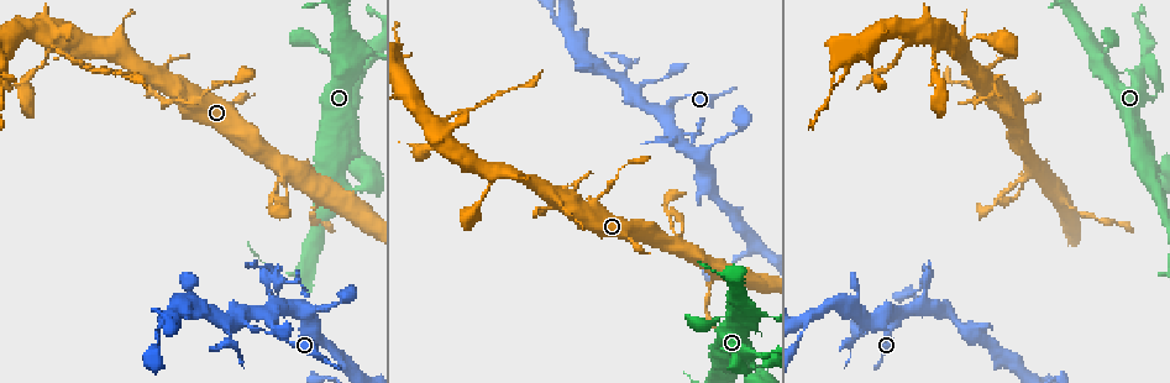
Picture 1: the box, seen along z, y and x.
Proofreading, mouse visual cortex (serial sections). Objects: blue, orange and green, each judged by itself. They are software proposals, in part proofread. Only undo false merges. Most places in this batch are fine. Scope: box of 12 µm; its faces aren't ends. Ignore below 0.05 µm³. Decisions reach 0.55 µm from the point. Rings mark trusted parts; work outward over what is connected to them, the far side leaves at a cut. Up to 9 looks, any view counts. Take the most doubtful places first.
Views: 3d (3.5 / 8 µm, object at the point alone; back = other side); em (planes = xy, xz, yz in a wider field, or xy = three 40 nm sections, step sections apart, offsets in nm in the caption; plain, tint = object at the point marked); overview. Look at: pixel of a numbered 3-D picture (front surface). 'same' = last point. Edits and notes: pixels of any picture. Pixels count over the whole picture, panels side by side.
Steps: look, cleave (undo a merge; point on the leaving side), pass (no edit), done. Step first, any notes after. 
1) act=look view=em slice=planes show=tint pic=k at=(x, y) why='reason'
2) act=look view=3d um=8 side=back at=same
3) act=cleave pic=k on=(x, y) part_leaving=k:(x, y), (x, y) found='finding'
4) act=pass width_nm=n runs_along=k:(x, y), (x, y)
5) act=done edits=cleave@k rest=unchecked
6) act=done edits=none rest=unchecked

act=look view=3d um=8 pic=1 at=(927, 283) why='abrupt turn'

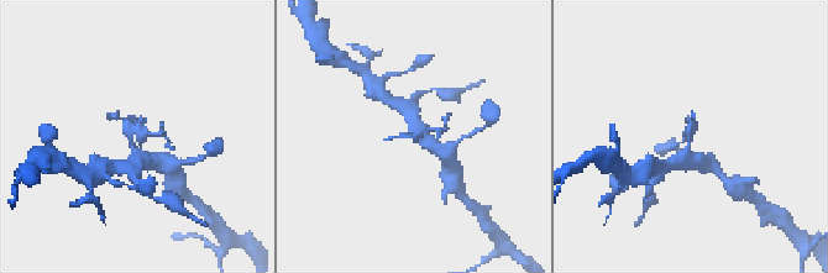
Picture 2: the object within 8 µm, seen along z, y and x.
act=look view=3d um=3.5 pic=2 at=(690, 134)

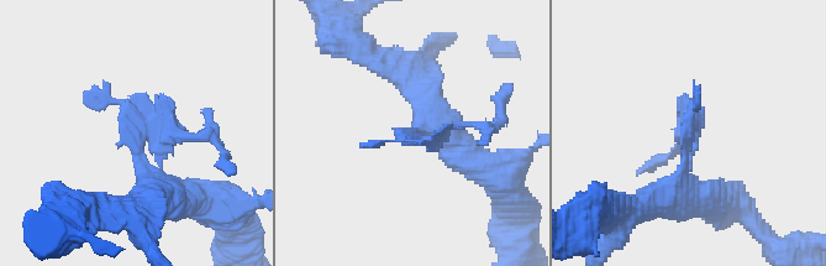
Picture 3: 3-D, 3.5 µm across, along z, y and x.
act=look view=em slice=xy step=3 show=tint pic=3 at=(688, 137) why='need the tissue'

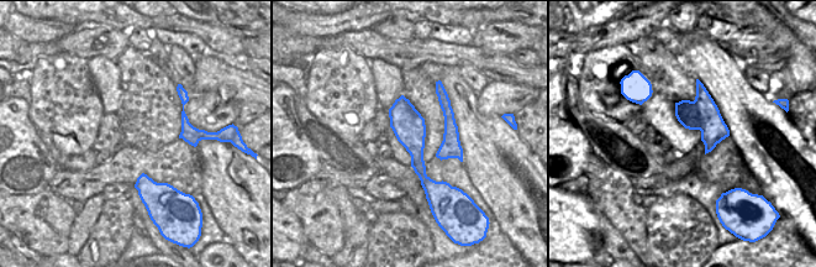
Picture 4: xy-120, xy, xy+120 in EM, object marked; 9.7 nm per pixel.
act=pass width_nm=320 runs_along=3:(153, 197), (137, 139), (214, 135) found='continuous, no second cell'

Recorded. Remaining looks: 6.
act=look view=3d um=8 pic=1 at=(202, 96) why='three arms meet'

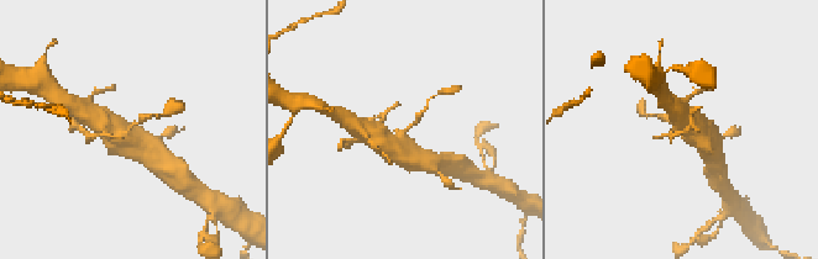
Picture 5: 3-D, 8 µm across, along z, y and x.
act=look view=em slice=xy step=2 show=tint pic=5 at=(124, 132) arms=3 arm_widths_nm=150,600,700

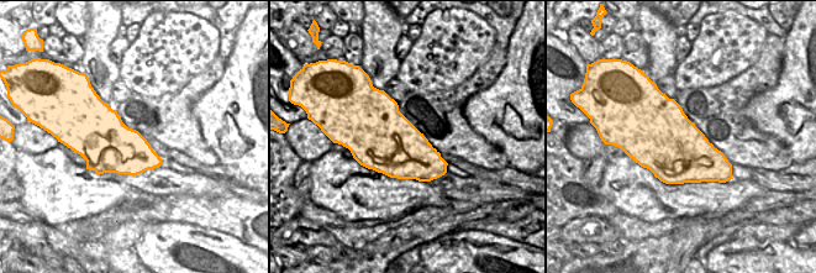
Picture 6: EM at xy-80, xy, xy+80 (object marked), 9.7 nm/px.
act=pass found='continuous, no second cell'

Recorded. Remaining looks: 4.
act=look view=3d um=8 pic=1 at=(903, 49)

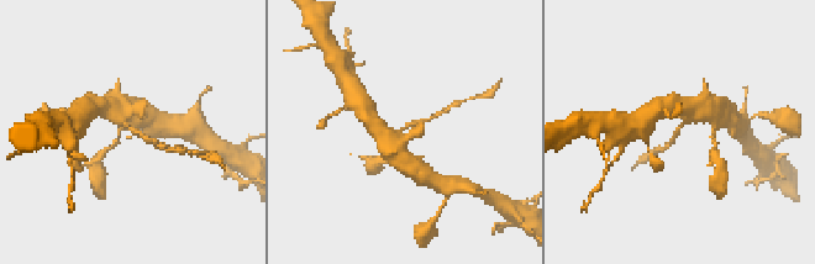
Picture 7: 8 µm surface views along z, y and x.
act=look view=em slice=xy step=5 show=tint pic=7 at=(679, 128) arm_widths_nm=150,700 why='need the tissue'

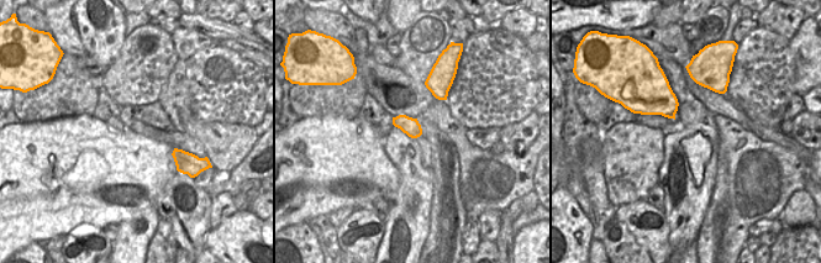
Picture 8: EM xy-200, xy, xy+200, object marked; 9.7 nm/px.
act=pass runs_along=7:(395, 153), (395, 135), (434, 117) found='all the same cell'

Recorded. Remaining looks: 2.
act=look view=3d um=3.5 pic=1 at=(716, 275)

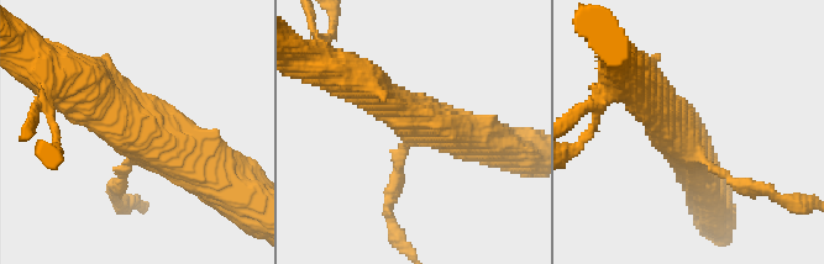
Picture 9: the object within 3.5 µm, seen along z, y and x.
act=look view=em slice=planes show=tint pic=9 at=(412, 130) why='shape alone is not enough'

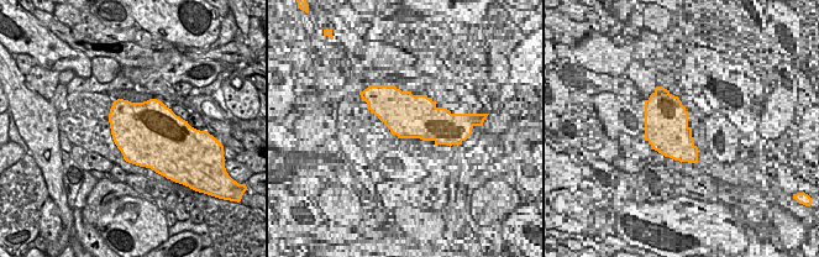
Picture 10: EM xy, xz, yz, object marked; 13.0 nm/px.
act=pass arm_widths_nm=150,500,500 runs_along=9:(80, 84), (205, 175) found='continuous, no second cell'

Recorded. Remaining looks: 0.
act=done edits=none rest=unchecked

